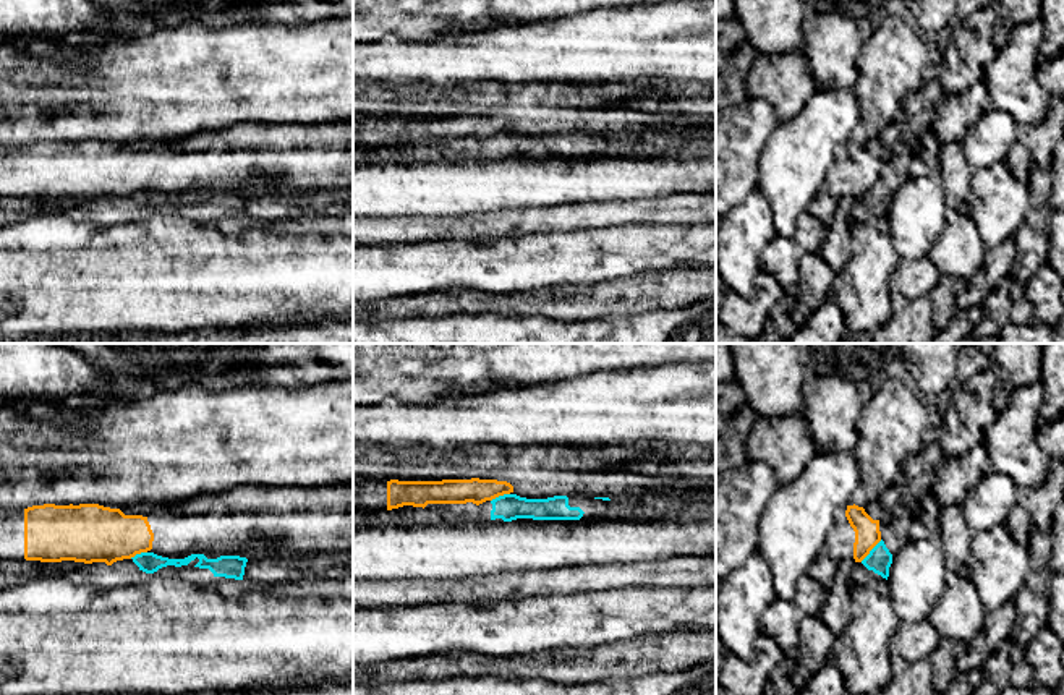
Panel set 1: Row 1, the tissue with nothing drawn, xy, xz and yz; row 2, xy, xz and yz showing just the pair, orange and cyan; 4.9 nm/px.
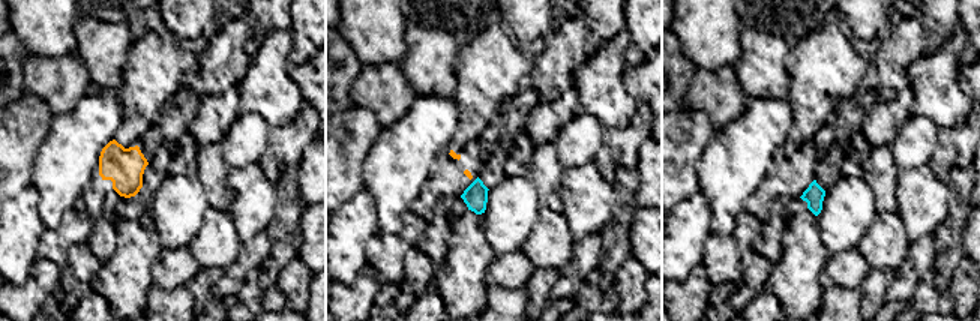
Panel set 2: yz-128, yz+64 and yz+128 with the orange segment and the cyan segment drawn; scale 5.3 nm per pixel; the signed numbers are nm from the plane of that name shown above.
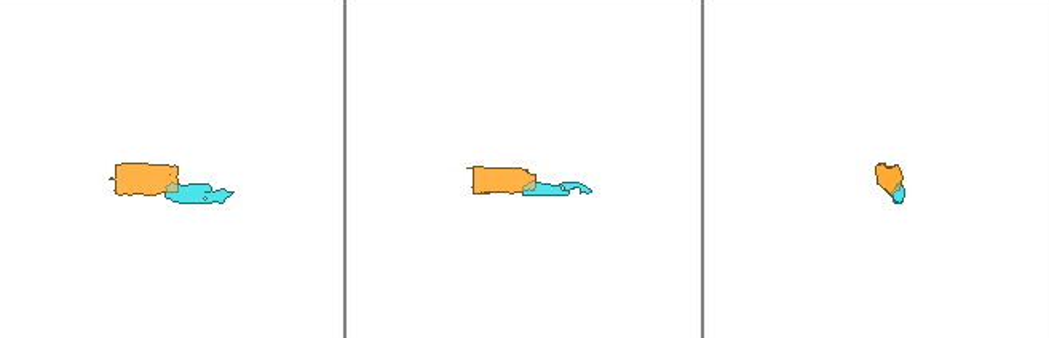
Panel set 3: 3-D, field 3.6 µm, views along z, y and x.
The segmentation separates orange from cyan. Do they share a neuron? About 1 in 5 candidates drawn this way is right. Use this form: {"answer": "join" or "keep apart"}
{"answer": "keep apart"}

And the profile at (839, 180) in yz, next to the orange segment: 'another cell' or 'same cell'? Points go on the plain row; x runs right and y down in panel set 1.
same cell

